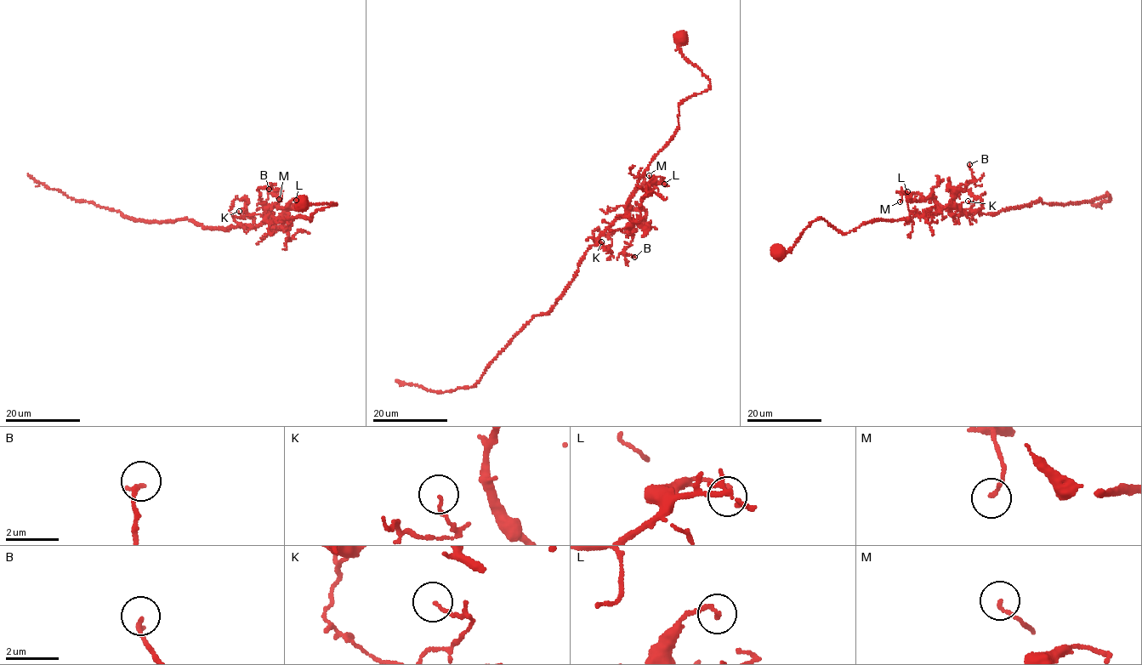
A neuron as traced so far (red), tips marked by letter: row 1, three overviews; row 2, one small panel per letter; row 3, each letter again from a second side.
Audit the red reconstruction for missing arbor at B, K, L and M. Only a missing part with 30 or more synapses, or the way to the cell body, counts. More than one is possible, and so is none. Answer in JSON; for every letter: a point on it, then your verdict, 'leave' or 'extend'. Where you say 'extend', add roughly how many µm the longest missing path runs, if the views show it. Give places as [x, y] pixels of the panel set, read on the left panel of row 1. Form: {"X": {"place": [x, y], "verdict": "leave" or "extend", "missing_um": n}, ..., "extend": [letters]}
{"B": {"place": [269, 189], "verdict": "leave"}, "K": {"place": [239, 211], "verdict": "leave"}, "L": {"place": [296, 200], "verdict": "leave"}, "M": {"place": [279, 199], "verdict": "leave"}, "extend": []}

